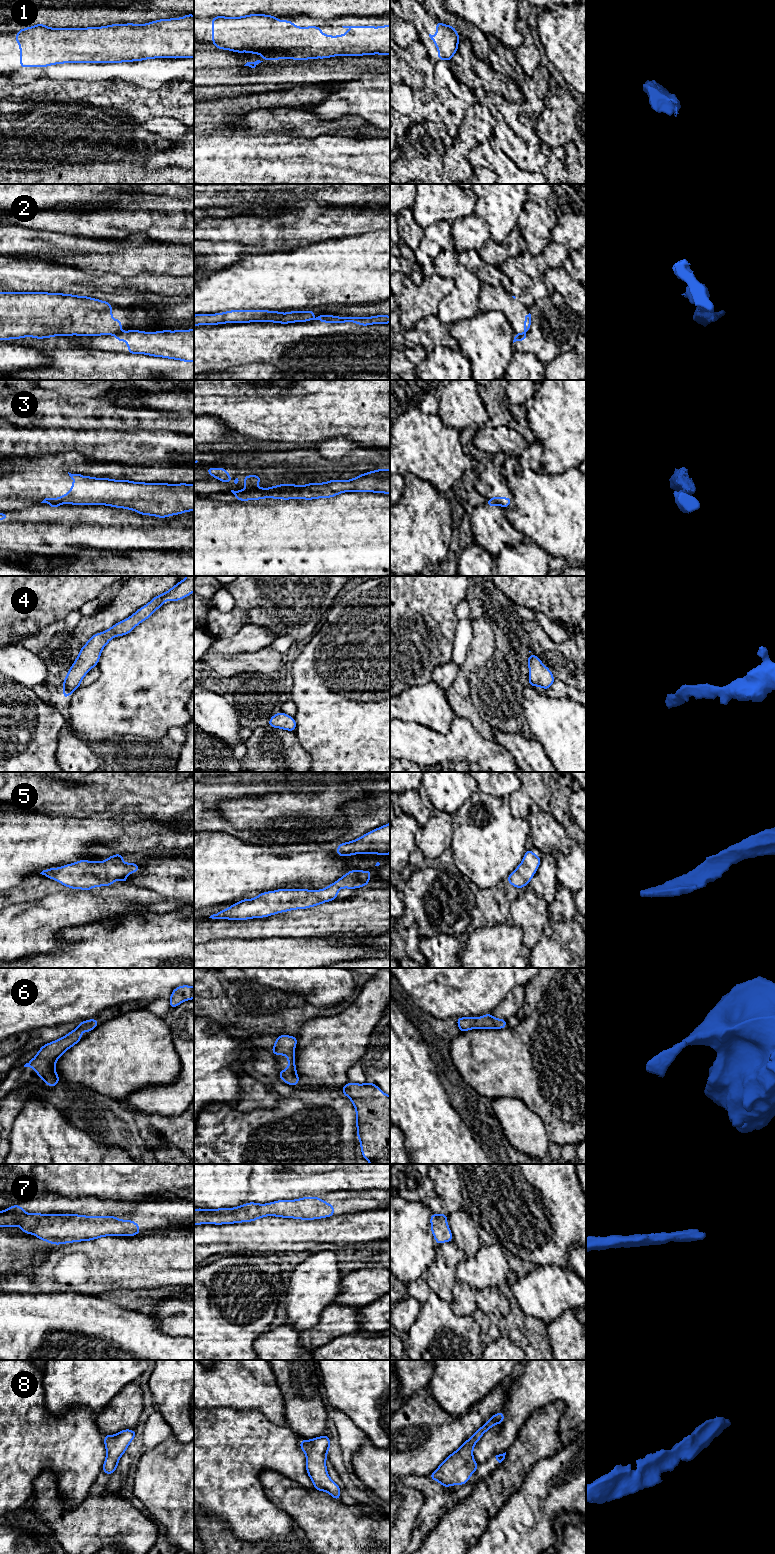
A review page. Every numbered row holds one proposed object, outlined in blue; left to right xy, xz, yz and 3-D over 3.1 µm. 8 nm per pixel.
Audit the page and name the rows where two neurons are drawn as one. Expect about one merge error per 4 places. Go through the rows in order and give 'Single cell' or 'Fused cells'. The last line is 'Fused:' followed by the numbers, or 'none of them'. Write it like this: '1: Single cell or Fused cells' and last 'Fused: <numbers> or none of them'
1: Single cell
2: Fused cells
3: Fused cells
4: Single cell
5: Single cell
6: Single cell
7: Single cell
8: Single cell
Fused: 2, 3

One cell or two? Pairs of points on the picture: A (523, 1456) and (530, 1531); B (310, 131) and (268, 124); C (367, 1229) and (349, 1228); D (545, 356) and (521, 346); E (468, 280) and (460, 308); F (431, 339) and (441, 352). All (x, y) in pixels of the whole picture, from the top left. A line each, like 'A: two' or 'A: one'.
A: two
B: one
C: one
D: one
E: one
F: two

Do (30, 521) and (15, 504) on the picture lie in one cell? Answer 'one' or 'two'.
two

